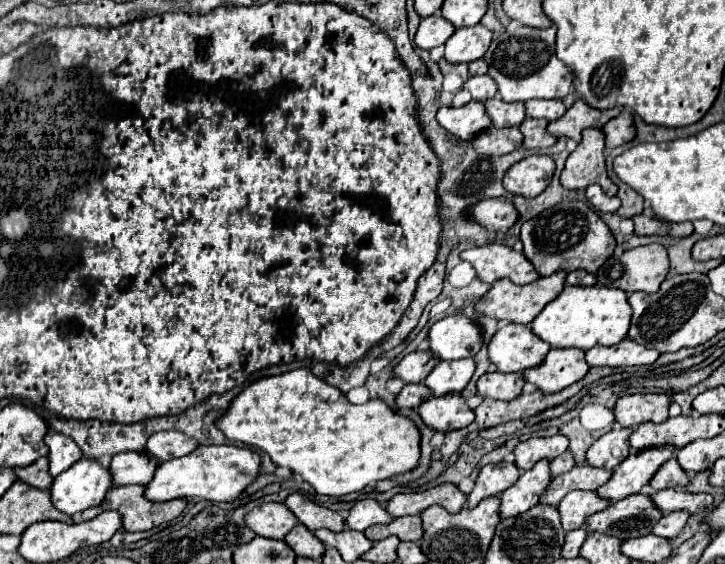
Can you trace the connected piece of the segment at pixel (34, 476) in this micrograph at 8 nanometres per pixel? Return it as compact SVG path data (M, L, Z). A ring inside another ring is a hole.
M40 458L40 460L32 462L30 466L16 468L16 476L18 476L18 480L22 480L34 488L40 488L40 490L46 490L54 482L54 478L48 474L48 458Z

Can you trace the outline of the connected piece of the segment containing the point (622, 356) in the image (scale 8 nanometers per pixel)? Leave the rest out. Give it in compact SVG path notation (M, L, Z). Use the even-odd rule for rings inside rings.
M626 338L620 344L614 346L596 346L586 352L586 362L590 366L642 366L642 364L654 364L658 360L660 352L640 346Z

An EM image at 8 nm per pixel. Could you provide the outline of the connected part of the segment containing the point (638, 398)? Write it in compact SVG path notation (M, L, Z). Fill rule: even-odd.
M632 394L618 398L614 416L620 426L638 426L644 422L668 420L668 394Z

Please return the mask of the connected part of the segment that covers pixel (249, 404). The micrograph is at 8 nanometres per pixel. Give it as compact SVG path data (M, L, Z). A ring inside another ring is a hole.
M308 368L252 382L216 426L228 440L268 452L276 466L292 468L326 496L360 492L370 482L406 474L420 462L420 430L410 418L394 412L382 398L354 406L340 388L316 378Z

